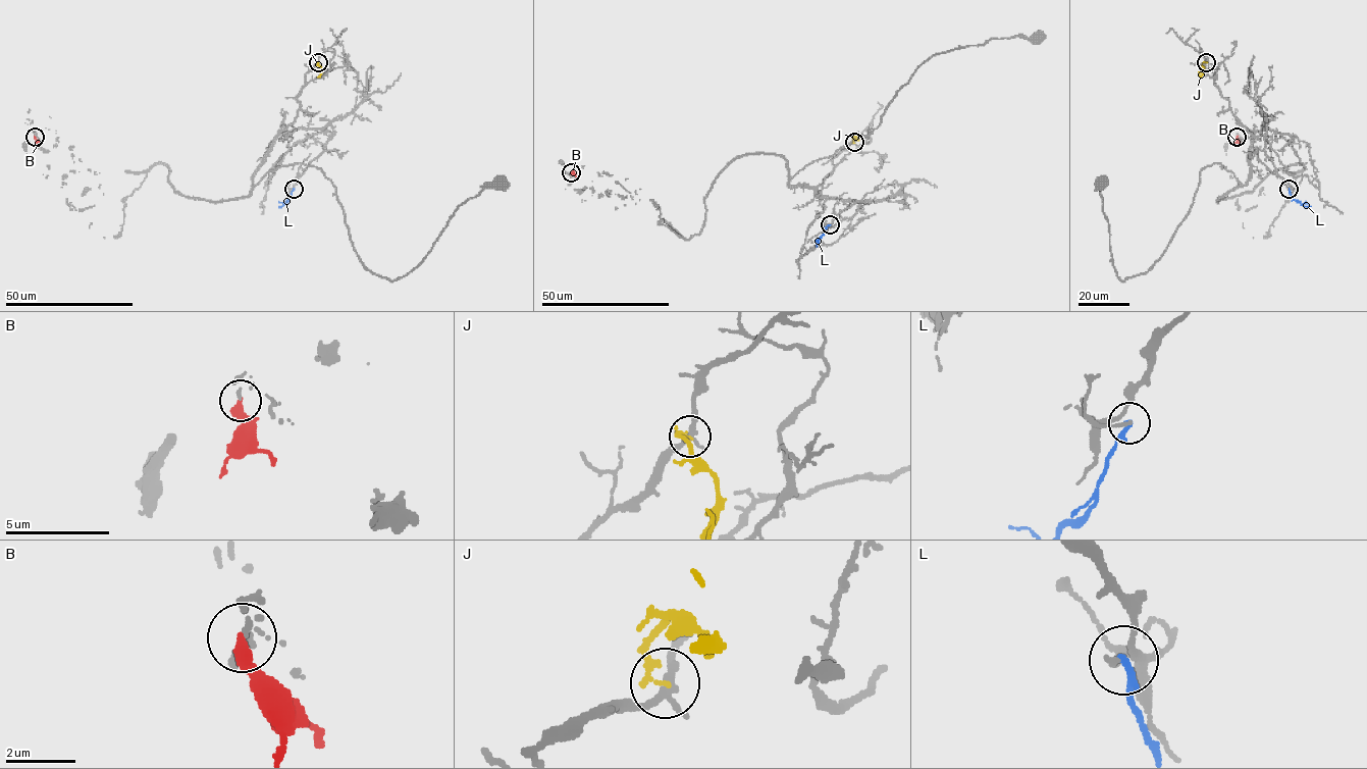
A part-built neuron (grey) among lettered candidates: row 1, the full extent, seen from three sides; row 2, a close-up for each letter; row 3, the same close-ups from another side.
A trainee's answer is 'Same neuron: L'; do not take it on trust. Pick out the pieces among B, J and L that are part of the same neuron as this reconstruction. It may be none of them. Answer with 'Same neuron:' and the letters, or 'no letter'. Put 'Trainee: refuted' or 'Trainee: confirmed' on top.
Trainee: refuted
Same neuron: no letter

